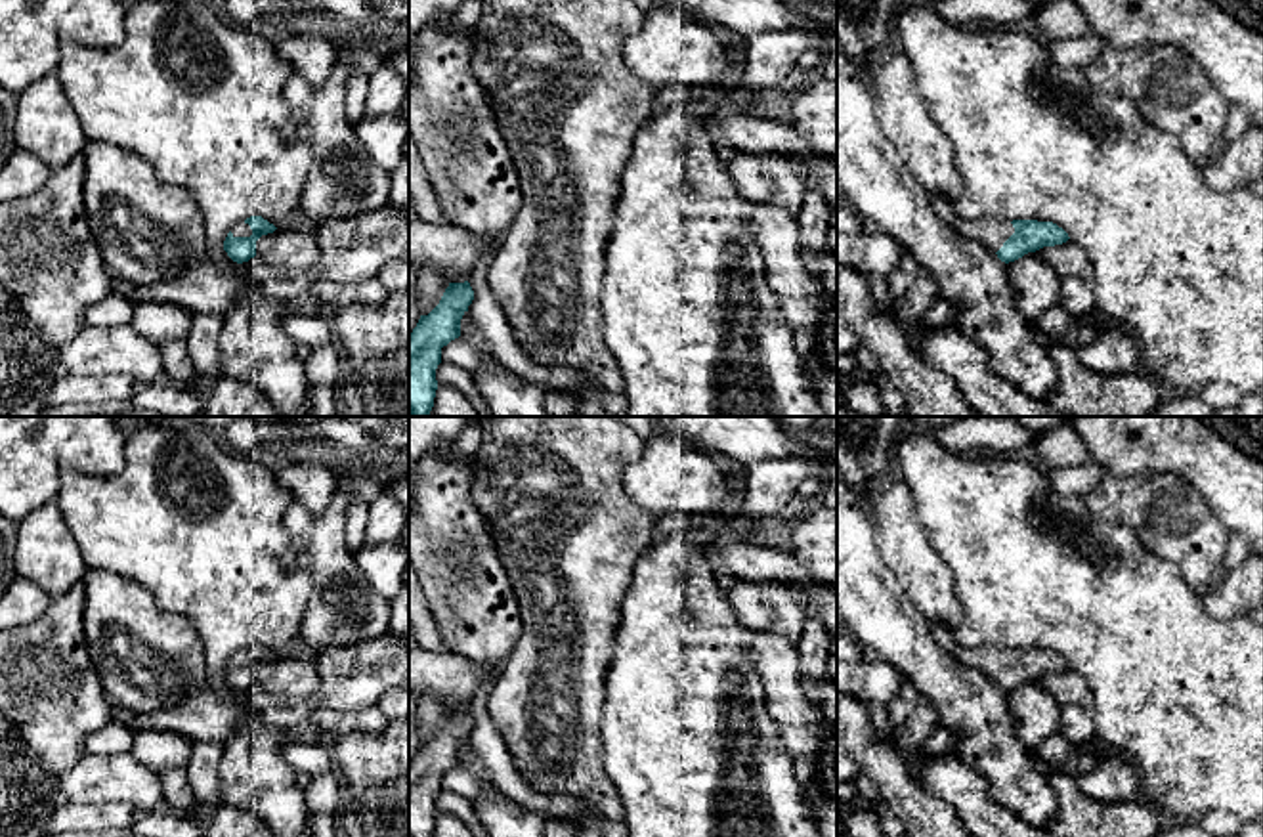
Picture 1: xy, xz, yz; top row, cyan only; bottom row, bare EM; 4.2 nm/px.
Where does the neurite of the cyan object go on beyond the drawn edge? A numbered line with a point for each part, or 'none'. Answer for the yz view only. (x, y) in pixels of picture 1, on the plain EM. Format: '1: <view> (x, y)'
1: yz (992, 662)

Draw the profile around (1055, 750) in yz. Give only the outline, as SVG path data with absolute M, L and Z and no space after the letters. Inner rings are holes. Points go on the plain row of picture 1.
M1062 732L1047 736L1034 753L1053 768L1068 768L1076 761L1078 745L1074 745Z

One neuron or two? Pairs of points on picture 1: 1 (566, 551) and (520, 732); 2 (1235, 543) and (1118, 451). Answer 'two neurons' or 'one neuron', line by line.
1: one neuron
2: two neurons

